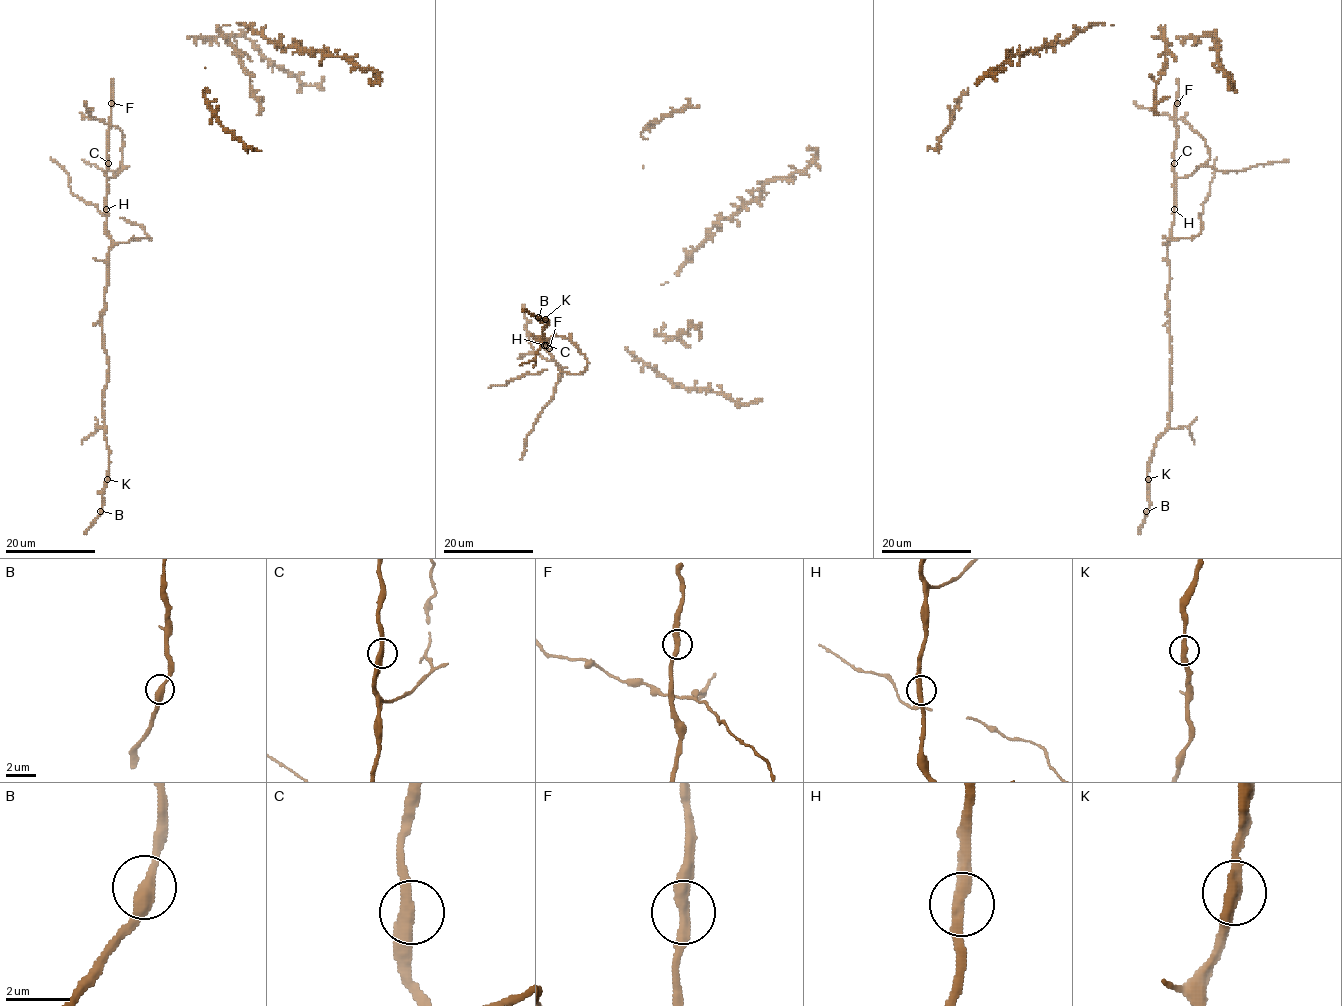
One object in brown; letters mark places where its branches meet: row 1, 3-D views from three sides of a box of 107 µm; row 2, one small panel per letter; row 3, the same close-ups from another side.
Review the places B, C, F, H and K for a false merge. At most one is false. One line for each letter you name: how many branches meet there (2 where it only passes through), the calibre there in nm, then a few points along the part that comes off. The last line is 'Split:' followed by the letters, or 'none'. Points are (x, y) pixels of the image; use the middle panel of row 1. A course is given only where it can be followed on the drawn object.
Split: none

